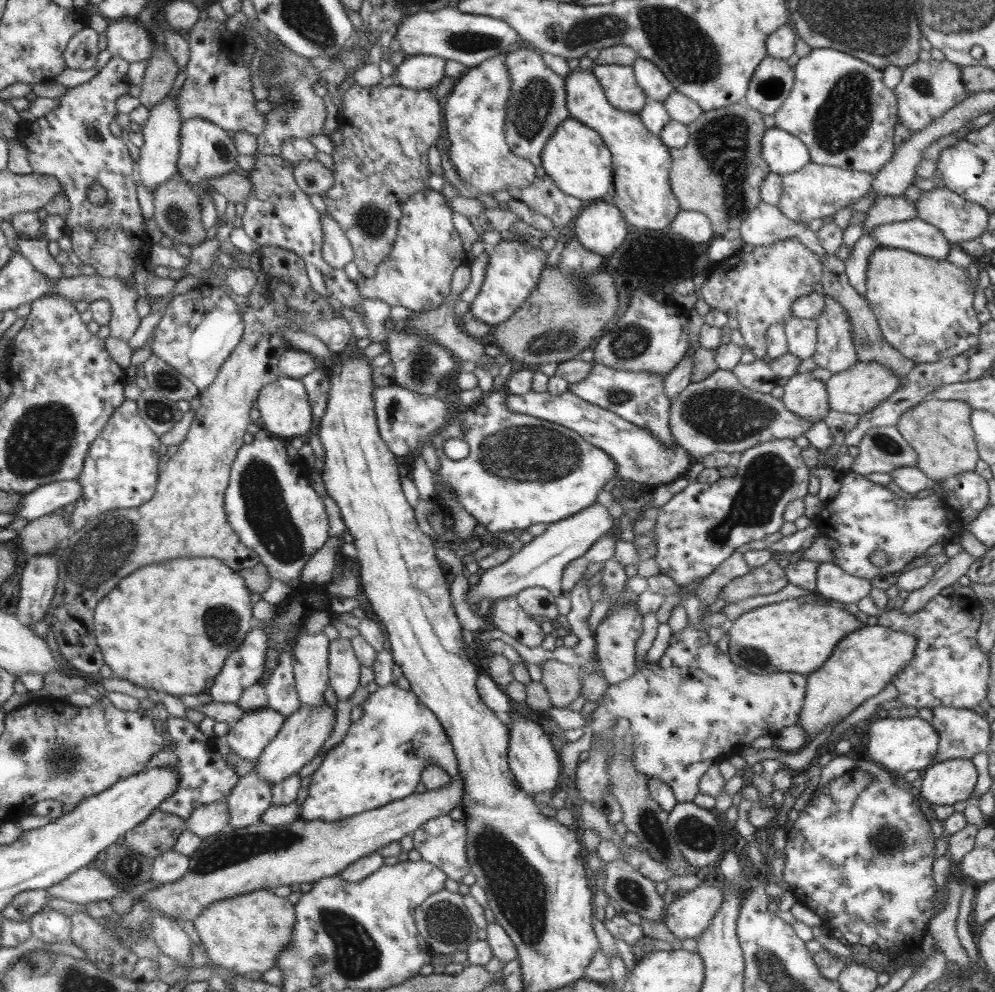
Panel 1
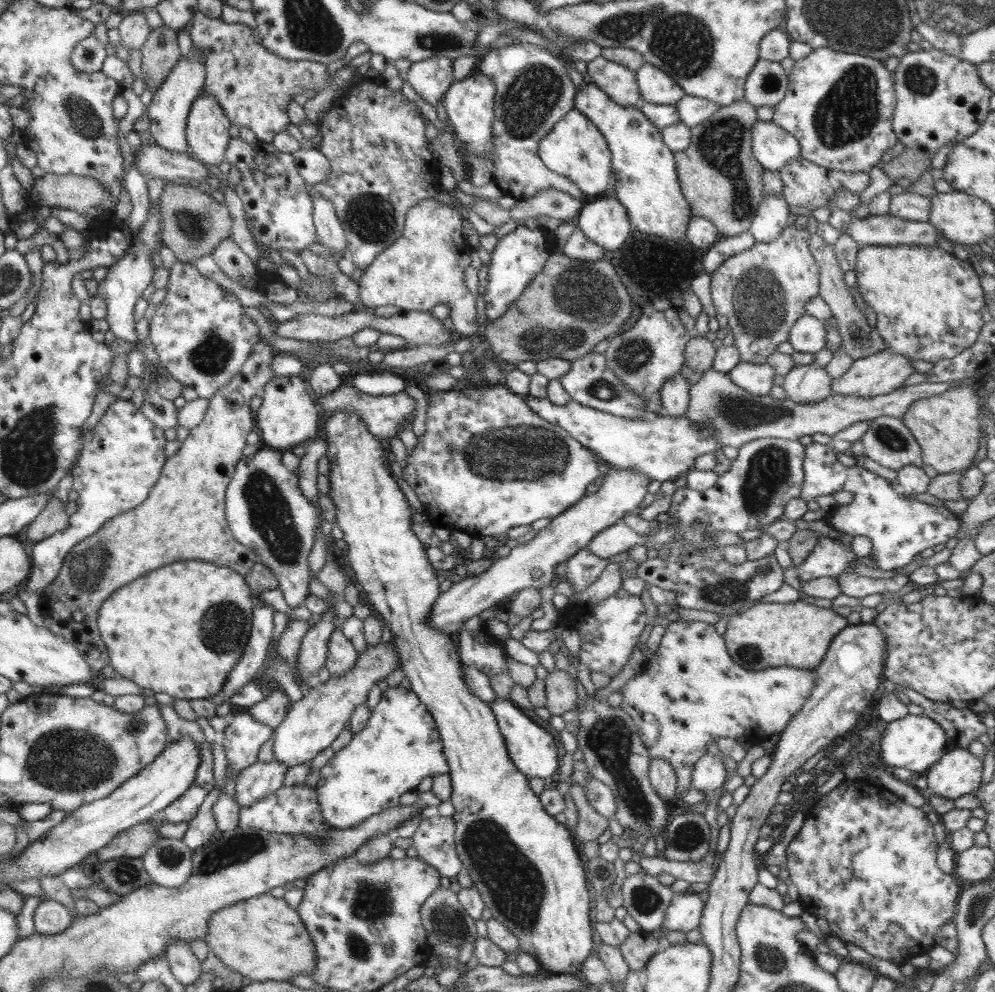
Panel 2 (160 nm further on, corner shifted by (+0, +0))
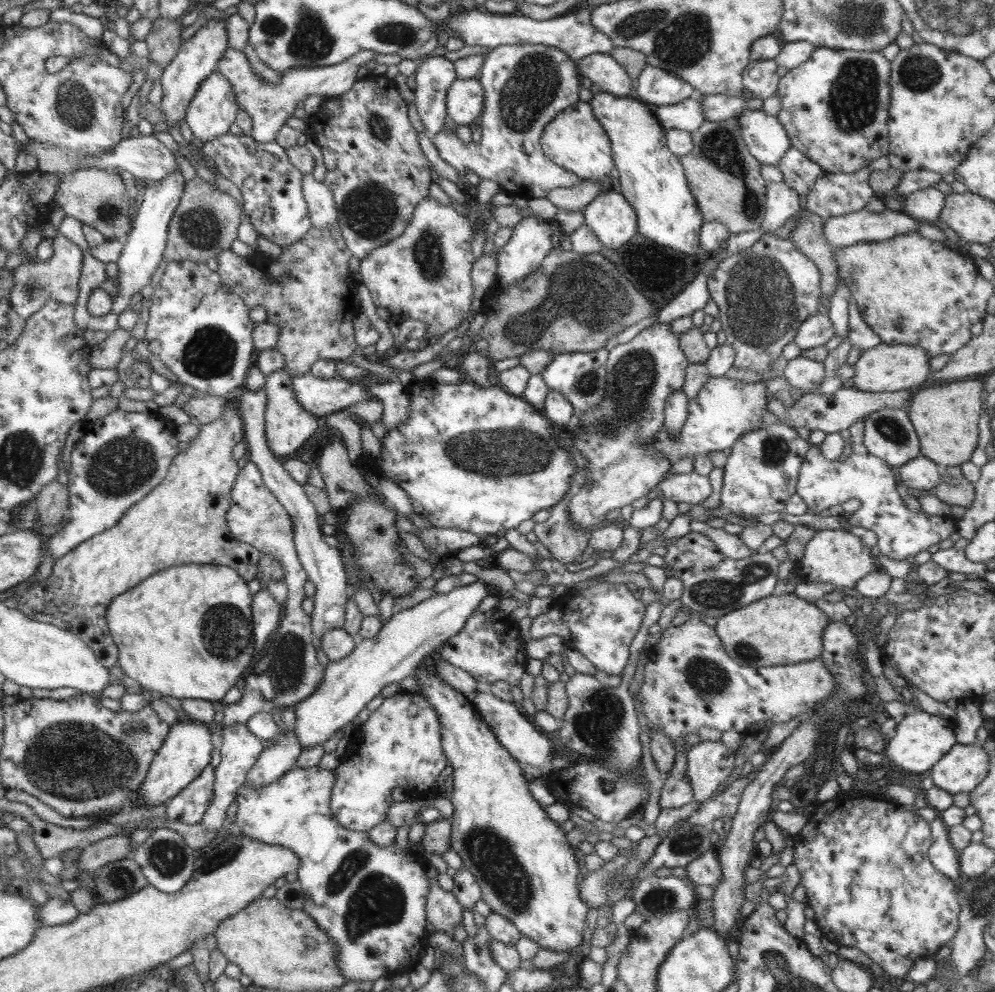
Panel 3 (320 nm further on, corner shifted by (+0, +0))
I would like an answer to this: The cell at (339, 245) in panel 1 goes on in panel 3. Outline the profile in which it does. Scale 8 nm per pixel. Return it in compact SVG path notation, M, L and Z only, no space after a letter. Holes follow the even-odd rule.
M303 174L302 190L307 202L312 226L319 229L333 227L337 222L337 206L331 190L312 174Z

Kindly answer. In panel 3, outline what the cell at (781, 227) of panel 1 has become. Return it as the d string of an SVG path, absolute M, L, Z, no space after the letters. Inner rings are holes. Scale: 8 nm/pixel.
M784 181L766 183L765 215L762 229L765 233L776 232L782 228L798 210L800 210L799 194Z

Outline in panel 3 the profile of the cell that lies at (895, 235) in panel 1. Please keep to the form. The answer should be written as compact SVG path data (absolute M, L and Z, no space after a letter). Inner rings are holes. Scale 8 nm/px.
M860 209L823 221L826 240L835 248L866 241L881 241L894 235L916 231L919 221L902 211L886 209L880 213Z

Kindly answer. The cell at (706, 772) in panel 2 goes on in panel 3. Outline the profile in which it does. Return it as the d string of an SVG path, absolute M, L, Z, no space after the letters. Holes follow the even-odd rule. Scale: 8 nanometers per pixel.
M702 740L689 746L687 776L693 788L693 800L705 802L711 798L735 767L735 752L719 741Z

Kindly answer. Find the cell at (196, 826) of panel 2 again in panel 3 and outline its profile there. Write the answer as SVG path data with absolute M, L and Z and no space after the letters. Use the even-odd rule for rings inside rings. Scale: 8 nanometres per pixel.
M246 723L226 725L220 738L222 760L218 767L215 768L213 799L200 822L207 829L214 829L216 832L224 824L228 807L235 801L238 789L245 784L248 771L258 761L258 756L265 748L265 743L248 730Z

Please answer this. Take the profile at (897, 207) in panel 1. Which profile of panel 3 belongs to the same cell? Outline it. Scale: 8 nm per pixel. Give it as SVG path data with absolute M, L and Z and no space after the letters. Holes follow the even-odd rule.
M934 185L902 197L903 210L918 221L936 223L945 205L945 195Z

